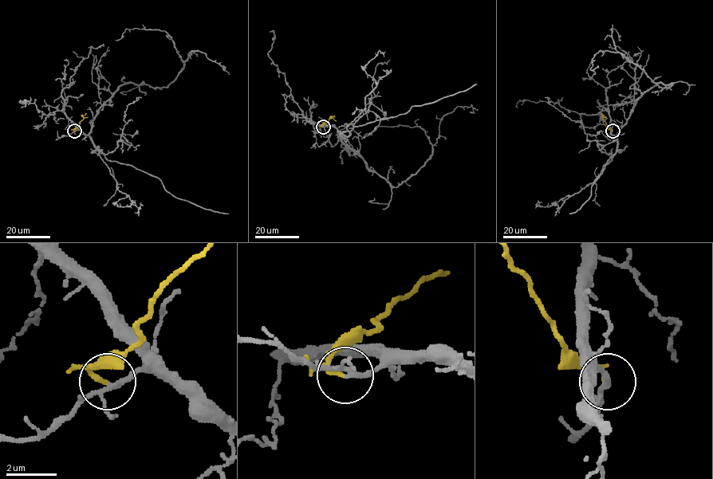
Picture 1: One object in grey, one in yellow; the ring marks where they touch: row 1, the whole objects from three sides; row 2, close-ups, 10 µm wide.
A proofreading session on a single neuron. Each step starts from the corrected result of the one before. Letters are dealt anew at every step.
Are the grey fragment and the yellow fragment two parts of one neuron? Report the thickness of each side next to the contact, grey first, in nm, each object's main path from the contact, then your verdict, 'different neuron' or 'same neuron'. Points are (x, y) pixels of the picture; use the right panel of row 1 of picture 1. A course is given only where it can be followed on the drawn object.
calibres 150 and 120 nm; course grey (612, 131), (656, 84), (672, 84), (659, 88), (629, 62), (612, 28), (620, 40); course yellow (612, 131), (602, 117), (602, 113); same neuron

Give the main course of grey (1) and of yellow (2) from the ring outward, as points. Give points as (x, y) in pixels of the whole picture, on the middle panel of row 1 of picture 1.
1: (323, 127), (332, 125), (370, 170), (394, 186), (432, 154), (420, 127), (376, 127), (364, 135)
2: (323, 127), (332, 116), (335, 116)

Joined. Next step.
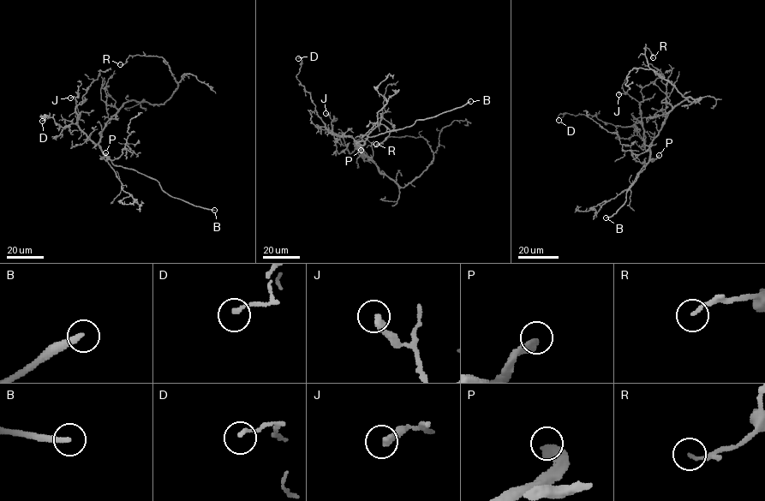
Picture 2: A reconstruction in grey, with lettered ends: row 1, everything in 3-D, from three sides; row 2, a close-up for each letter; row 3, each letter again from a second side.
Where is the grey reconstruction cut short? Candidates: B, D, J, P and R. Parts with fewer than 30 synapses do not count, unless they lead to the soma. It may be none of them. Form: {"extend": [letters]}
{"extend": ["B", "P"]}

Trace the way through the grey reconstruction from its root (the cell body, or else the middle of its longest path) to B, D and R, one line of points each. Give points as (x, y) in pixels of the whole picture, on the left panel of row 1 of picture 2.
B: (115, 114), (106, 122), (98, 144), (100, 151), (115, 165), (134, 169), (155, 179), (172, 196), (214, 210)
D: (115, 114), (106, 122), (98, 144), (75, 123), (62, 127), (52, 117), (40, 116), (44, 115), (42, 121)
R: (115, 114), (128, 101), (164, 104), (177, 87), (170, 66), (162, 57), (129, 55), (125, 63), (120, 64)

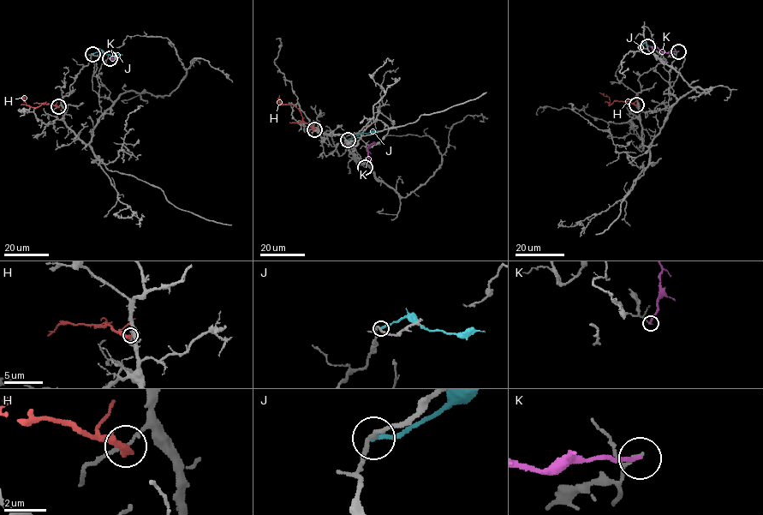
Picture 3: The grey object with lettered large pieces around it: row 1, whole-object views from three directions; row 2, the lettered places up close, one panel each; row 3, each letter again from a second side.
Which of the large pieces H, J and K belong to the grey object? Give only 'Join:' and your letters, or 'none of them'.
Join: none of them

